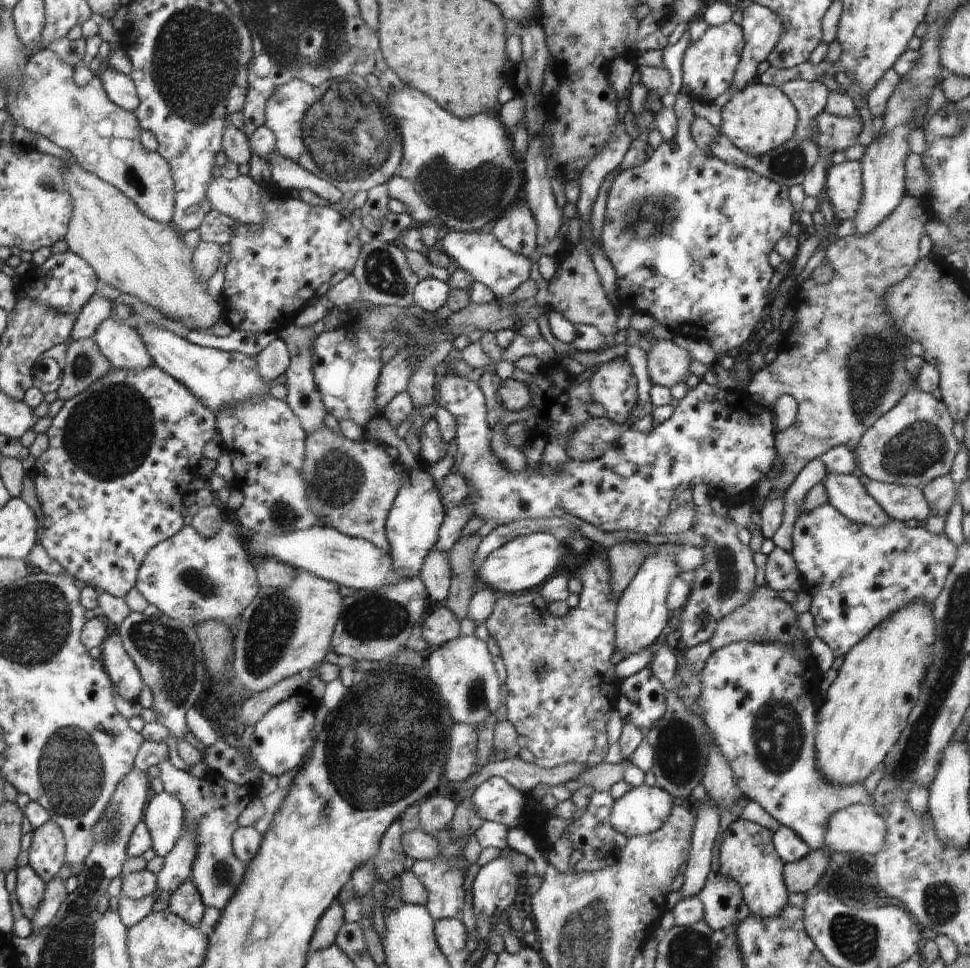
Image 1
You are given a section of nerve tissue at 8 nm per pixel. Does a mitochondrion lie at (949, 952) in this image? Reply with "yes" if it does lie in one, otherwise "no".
no

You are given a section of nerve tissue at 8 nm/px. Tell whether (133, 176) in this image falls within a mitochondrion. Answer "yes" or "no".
yes

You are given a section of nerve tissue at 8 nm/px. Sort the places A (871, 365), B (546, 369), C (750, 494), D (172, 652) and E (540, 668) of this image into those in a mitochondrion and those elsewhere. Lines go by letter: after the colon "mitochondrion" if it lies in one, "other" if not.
A: mitochondrion
B: other
C: other
D: mitochondrion
E: mitochondrion

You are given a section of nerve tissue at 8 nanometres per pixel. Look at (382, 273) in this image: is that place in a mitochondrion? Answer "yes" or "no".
yes

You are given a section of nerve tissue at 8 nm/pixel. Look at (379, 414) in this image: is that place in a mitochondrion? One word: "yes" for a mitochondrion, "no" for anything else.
no

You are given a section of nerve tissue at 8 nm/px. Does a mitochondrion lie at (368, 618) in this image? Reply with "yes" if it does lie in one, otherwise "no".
yes

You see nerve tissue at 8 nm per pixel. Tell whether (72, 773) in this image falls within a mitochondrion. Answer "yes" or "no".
yes

